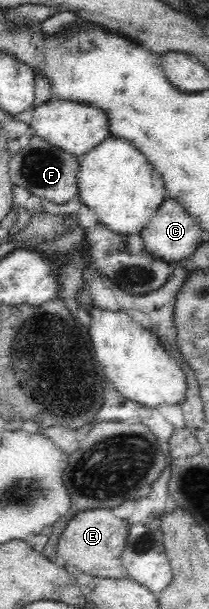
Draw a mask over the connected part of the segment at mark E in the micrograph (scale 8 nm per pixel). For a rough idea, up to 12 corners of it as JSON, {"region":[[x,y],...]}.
{"region":[[110,509],[76,515],[59,561],[93,578],[124,579],[129,526]]}

